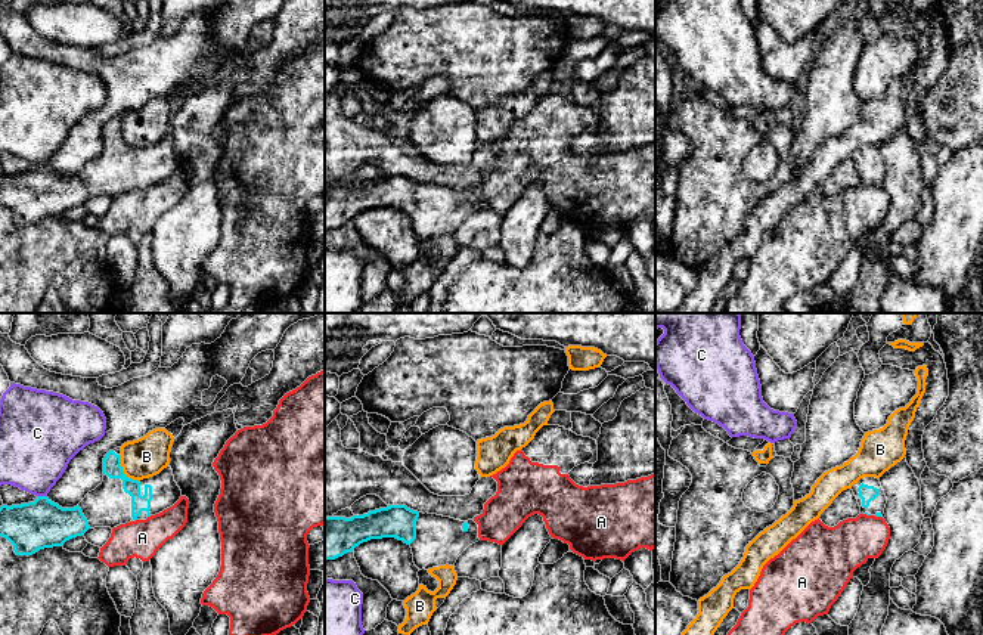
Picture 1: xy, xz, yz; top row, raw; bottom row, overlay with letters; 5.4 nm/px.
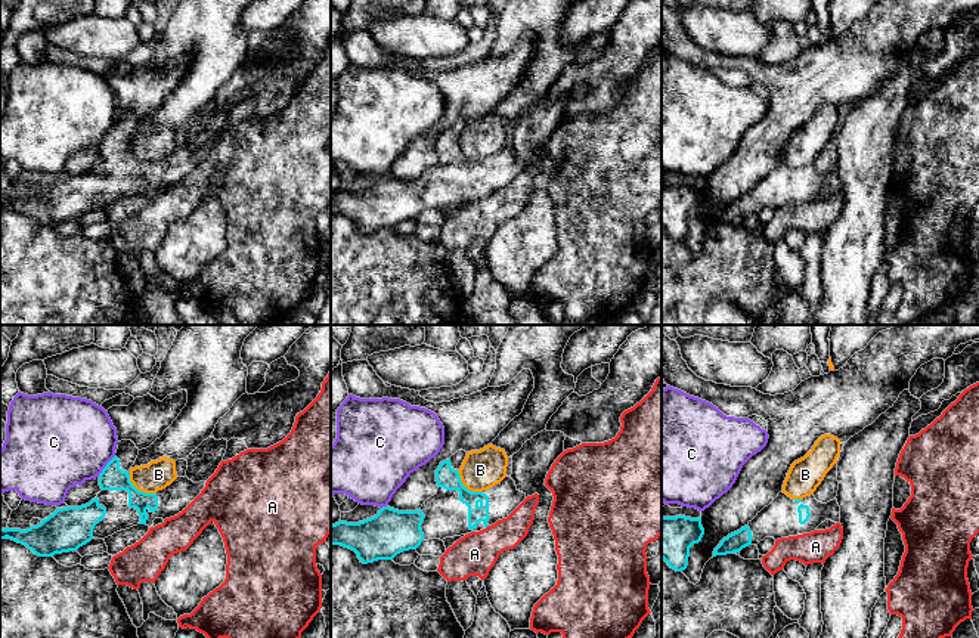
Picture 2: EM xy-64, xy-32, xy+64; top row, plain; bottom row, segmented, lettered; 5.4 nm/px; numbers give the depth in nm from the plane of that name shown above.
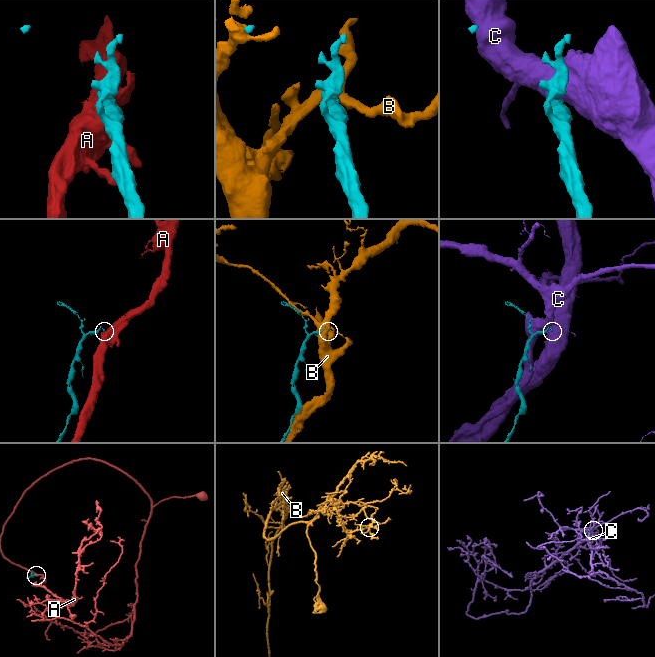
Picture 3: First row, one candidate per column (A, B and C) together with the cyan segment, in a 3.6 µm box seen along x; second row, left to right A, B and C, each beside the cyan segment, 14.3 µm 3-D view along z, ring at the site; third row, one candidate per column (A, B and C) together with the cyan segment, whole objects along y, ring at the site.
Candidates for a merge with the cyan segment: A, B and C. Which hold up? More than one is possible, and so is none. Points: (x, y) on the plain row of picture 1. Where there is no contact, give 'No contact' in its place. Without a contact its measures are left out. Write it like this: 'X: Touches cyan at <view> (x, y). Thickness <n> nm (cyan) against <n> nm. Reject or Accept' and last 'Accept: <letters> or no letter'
A: Touches cyan at yz (877, 185). Thickness 30 nm (cyan) against 260 nm. Reject
B: Touches cyan at xy (123, 141). Thickness 100 nm (cyan) against 220 nm. Reject
C: Touches cyan at xy (42, 166). Thickness 260 nm (cyan) against 380 nm. Reject
Accept: no letter

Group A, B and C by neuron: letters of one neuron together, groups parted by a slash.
A / B / C

